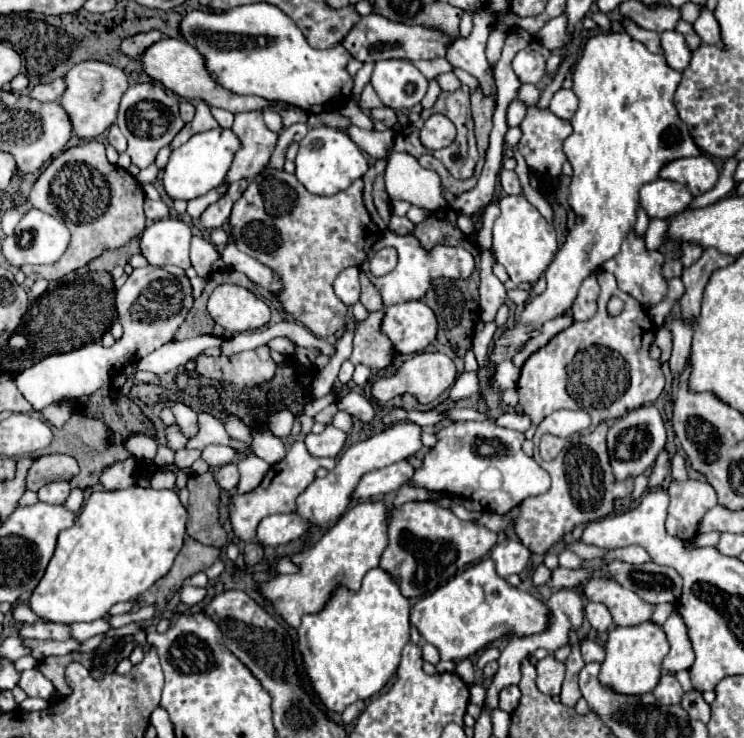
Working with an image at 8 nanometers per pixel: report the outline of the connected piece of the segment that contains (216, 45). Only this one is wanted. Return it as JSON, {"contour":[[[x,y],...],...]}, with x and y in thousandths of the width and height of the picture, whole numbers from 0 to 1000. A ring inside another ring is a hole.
{"contour":[[[339,4],[309,15],[258,15],[242,31],[245,50],[277,77],[277,93],[301,121],[382,137],[411,153],[452,150],[473,131],[476,107],[465,96],[470,72],[460,64],[422,66],[398,31],[363,4]]]}

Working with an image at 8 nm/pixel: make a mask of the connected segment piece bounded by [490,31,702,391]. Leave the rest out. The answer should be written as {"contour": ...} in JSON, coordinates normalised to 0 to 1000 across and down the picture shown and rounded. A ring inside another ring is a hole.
{"contour":[[[820,42],[820,45],[806,45],[806,47],[793,50],[785,69],[782,69],[780,83],[769,93],[769,107],[772,107],[769,123],[777,129],[780,142],[777,142],[777,150],[772,153],[772,159],[766,161],[772,178],[758,191],[758,207],[772,229],[769,245],[763,251],[763,278],[774,291],[774,302],[763,313],[758,332],[750,337],[745,354],[737,359],[737,364],[731,370],[734,381],[737,381],[734,394],[728,400],[723,400],[720,405],[710,408],[710,413],[699,430],[699,438],[691,440],[688,446],[677,446],[677,454],[667,462],[667,470],[659,478],[659,489],[667,495],[667,508],[661,514],[661,527],[667,527],[667,530],[694,524],[696,511],[699,511],[699,500],[694,500],[688,492],[691,478],[712,457],[718,457],[726,449],[731,435],[745,432],[750,427],[758,427],[766,419],[782,381],[790,373],[801,370],[812,359],[812,354],[817,354],[833,343],[836,327],[844,321],[847,310],[852,310],[852,302],[855,302],[858,256],[866,248],[882,245],[887,240],[887,229],[892,224],[898,224],[909,215],[944,210],[944,205],[930,191],[925,172],[914,164],[911,150],[906,145],[906,123],[909,123],[917,102],[911,96],[906,96],[903,91],[898,91],[898,85],[892,83],[890,75],[874,72],[863,58],[847,53],[839,42],[836,45]]]}

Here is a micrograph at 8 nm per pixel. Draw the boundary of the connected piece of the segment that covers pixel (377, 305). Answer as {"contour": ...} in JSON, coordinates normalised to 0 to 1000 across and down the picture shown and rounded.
{"contour":[[[484,370],[484,383],[487,383],[487,402],[484,402],[484,408],[489,411],[489,416],[492,416],[495,421],[508,421],[508,419],[513,419],[513,416],[516,416],[513,402],[511,402],[508,392],[497,383],[497,378],[495,378],[489,370]]]}

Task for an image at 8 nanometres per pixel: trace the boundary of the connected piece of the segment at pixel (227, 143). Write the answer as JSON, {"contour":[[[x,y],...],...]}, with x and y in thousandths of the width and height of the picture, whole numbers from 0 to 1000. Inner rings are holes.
{"contour":[[[282,175],[274,180],[263,180],[245,199],[234,202],[228,218],[220,229],[220,256],[231,270],[263,270],[277,264],[282,256],[293,253],[312,224],[315,207],[323,202],[323,188],[312,180],[312,175]]]}

